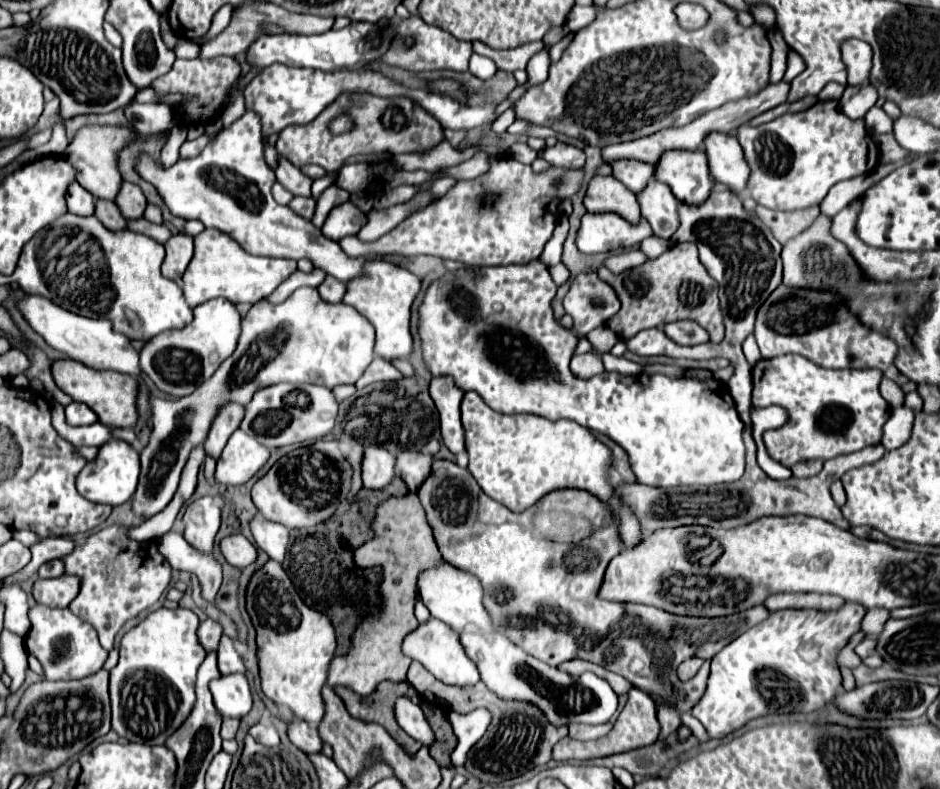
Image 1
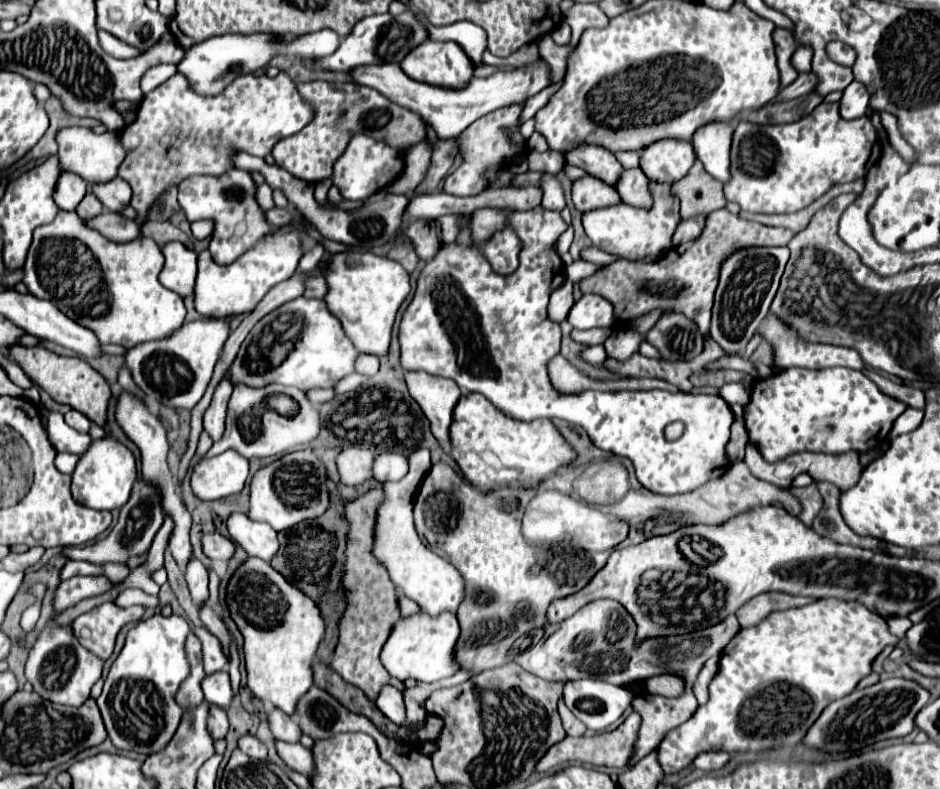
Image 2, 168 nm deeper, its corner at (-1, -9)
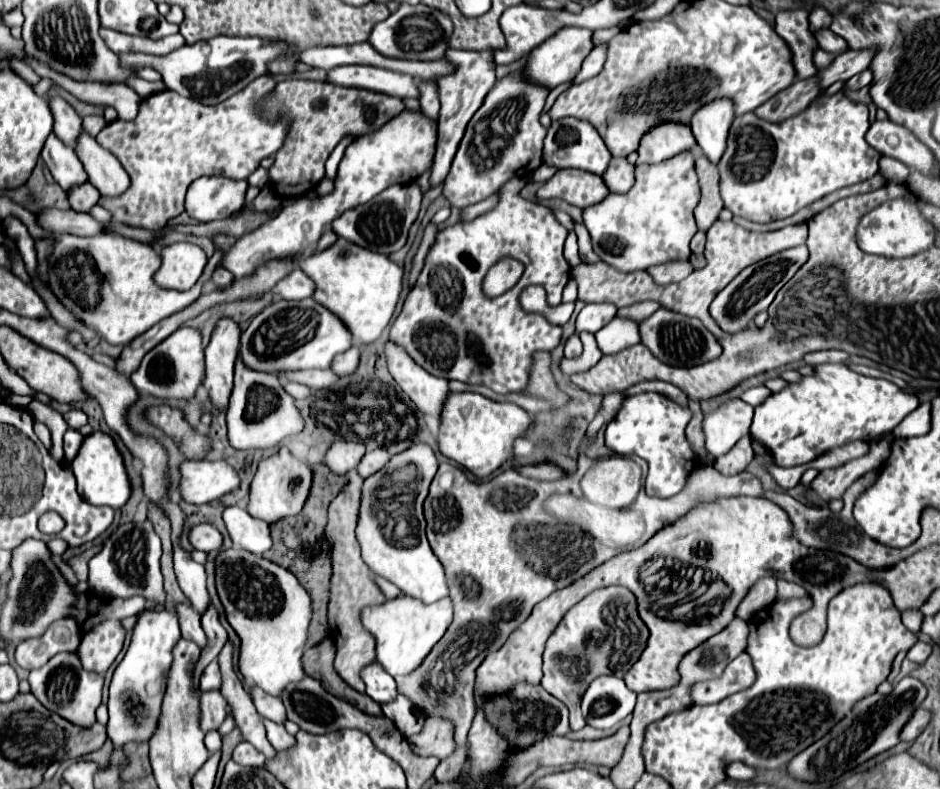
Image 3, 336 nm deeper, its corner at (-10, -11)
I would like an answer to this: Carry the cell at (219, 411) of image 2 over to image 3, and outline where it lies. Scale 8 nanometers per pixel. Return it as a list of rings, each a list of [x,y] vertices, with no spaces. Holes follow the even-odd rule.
[[[223,317],[217,321],[211,341],[205,347],[205,379],[203,387],[217,409],[225,409],[233,389],[233,365],[239,351],[239,325]]]

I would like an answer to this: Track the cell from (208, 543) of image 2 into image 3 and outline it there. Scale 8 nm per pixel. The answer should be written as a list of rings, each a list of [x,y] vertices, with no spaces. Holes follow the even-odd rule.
[[[193,525],[189,529],[189,543],[199,551],[219,551],[221,549],[221,533],[213,525]]]

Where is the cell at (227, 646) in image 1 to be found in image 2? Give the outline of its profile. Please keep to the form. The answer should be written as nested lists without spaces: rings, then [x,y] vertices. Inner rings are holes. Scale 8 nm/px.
[[[196,627],[194,633],[198,635],[198,639],[202,639],[202,651],[204,651],[204,667],[206,673],[218,673],[224,671],[228,667],[228,657],[222,649],[222,643],[204,627]]]

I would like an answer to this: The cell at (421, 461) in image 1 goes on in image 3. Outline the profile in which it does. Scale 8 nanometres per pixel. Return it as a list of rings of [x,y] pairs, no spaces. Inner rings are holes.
[[[381,447],[367,451],[367,453],[361,457],[359,465],[357,465],[357,473],[359,473],[361,477],[369,477],[371,473],[375,473],[375,469],[381,469],[381,467],[385,465],[387,457],[389,457],[389,453],[387,453],[385,449],[381,449]]]

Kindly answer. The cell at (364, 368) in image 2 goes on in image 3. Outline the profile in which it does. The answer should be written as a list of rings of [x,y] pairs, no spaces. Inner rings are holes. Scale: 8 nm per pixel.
[[[351,347],[345,353],[335,355],[331,363],[331,371],[335,371],[337,375],[349,375],[357,369],[357,361],[359,361],[359,347]]]

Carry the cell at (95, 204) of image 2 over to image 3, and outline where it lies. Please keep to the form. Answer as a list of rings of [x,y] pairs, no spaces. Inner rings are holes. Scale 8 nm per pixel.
[[[81,183],[77,187],[73,185],[67,191],[67,199],[69,199],[71,209],[75,209],[75,211],[87,211],[87,209],[91,209],[97,203],[99,191],[91,183]]]

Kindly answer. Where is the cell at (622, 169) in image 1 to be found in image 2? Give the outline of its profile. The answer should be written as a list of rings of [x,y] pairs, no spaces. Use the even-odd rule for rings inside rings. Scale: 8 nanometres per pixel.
[[[576,147],[574,153],[566,155],[566,159],[568,165],[576,165],[612,187],[620,181],[620,175],[624,173],[624,167],[614,157],[614,153],[602,147]]]

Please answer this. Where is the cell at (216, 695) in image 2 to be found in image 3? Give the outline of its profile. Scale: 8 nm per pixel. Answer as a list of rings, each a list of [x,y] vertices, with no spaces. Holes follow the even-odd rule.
[[[211,661],[207,665],[207,669],[201,673],[201,691],[209,691],[209,689],[219,689],[221,685],[221,673],[219,673],[219,663]]]

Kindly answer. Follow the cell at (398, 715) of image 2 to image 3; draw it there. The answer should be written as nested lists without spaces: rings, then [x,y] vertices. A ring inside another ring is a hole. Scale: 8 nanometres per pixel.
[[[375,661],[365,665],[359,671],[363,683],[365,683],[365,693],[375,699],[377,703],[389,703],[397,697],[397,689],[395,689],[395,679]]]

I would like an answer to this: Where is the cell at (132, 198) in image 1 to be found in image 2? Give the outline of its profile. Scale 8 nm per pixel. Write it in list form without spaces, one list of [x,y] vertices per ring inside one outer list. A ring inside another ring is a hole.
[[[114,179],[114,183],[106,183],[106,187],[94,187],[96,197],[102,201],[102,205],[110,211],[120,213],[124,207],[130,205],[132,189],[124,179]]]

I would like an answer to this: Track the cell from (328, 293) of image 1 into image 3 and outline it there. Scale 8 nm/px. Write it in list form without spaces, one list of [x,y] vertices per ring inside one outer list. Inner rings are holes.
[[[295,267],[287,277],[283,277],[271,289],[271,293],[281,299],[305,299],[311,297],[313,291],[315,291],[315,283],[299,267]]]

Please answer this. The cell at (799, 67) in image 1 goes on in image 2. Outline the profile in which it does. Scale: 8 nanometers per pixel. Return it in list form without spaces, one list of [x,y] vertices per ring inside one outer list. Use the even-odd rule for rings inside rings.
[[[800,47],[800,49],[792,55],[792,67],[794,67],[798,73],[810,71],[810,61],[812,61],[812,51],[810,51],[810,47]]]

